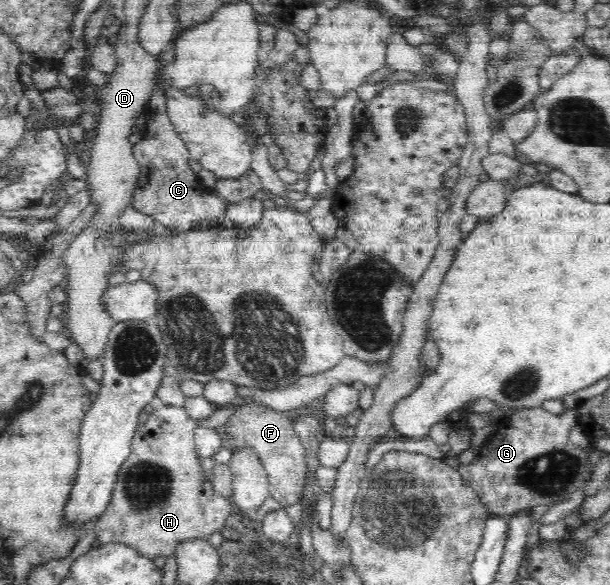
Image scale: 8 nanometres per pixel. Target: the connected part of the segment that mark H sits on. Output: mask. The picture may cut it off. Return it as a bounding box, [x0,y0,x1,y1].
[95,405,236,559]

